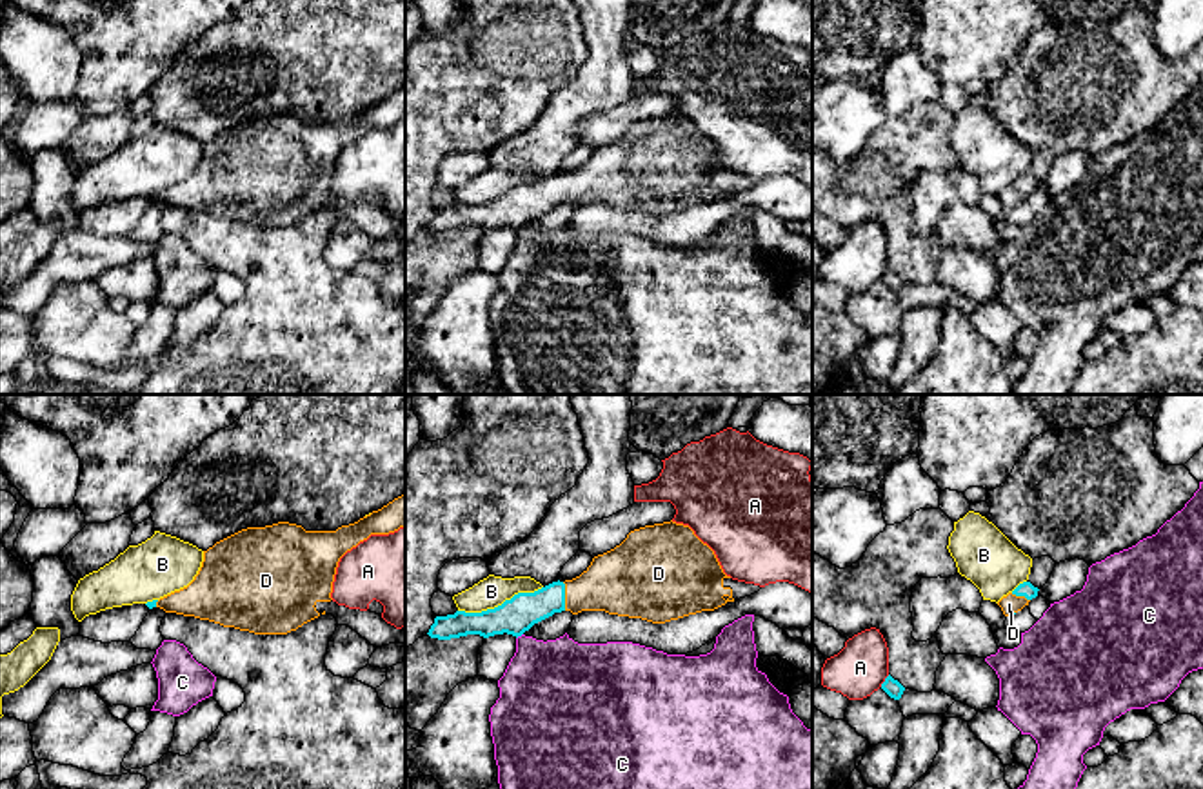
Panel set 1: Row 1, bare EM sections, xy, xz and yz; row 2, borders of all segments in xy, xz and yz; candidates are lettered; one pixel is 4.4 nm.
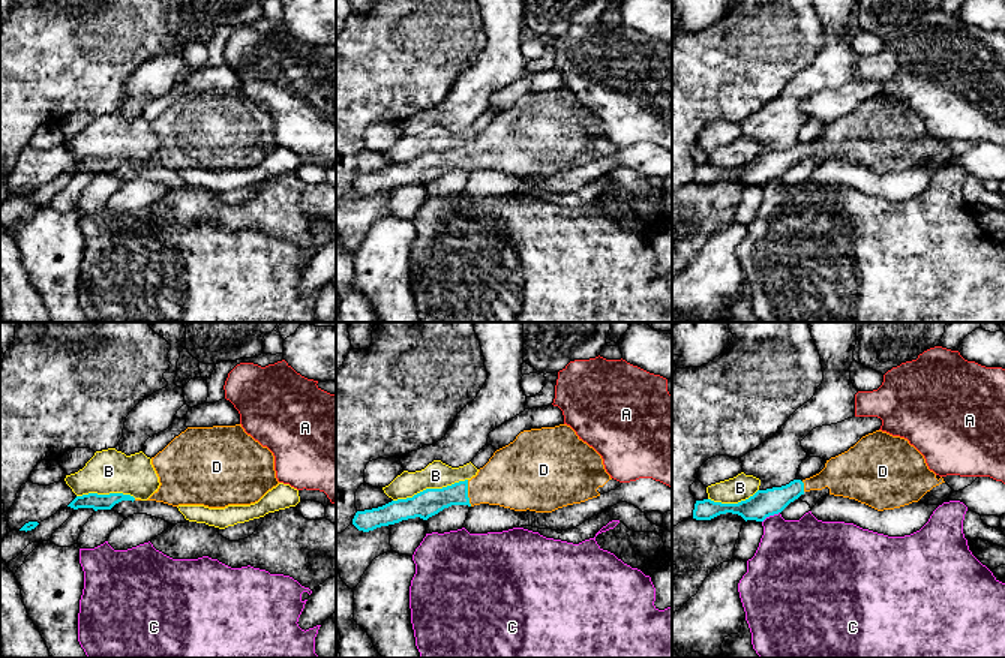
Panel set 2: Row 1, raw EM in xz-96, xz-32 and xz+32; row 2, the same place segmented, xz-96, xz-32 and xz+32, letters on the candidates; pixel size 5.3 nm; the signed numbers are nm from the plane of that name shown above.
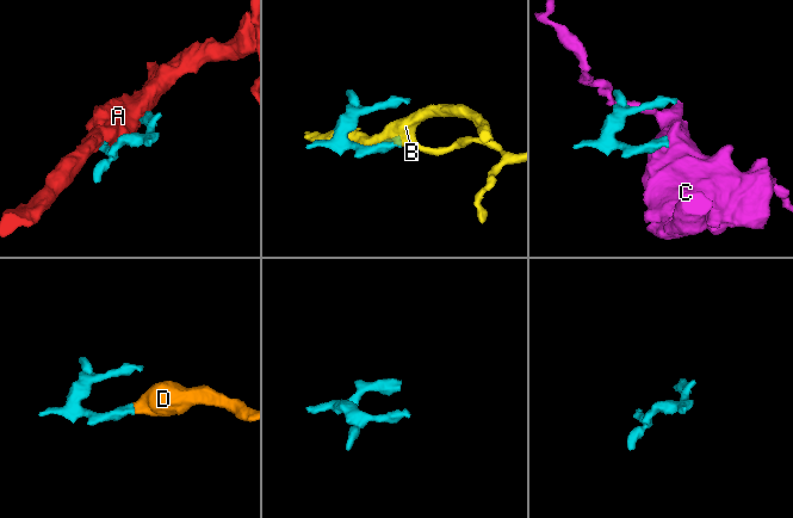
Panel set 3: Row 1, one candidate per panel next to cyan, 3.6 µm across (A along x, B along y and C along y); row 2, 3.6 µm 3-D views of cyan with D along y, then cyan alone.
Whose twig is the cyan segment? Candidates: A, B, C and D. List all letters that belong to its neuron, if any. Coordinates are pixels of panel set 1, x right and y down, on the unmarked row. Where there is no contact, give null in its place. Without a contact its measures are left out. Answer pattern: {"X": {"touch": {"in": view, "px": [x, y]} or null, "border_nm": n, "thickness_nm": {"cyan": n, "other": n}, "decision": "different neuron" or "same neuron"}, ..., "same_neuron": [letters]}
{"A": {"touch": {"in": "yz", "px": [885, 273]}, "border_nm": 70, "thickness_nm": {"cyan": 80, "other": 240}, "decision": "different neuron"}, "B": {"touch": {"in": "xz", "px": [502, 197]}, "border_nm": 400, "thickness_nm": {"cyan": 160, "other": 140}, "decision": "different neuron"}, "C": {"touch": {"in": "xz", "px": [518, 228]}, "border_nm": 40, "thickness_nm": {"cyan": 160, "other": 380}, "decision": "different neuron"}, "D": {"touch": {"in": "xz", "px": [564, 189]}, "border_nm": 130, "thickness_nm": {"cyan": 160, "other": 280}, "decision": "same neuron"}, "same_neuron": ["D"]}

